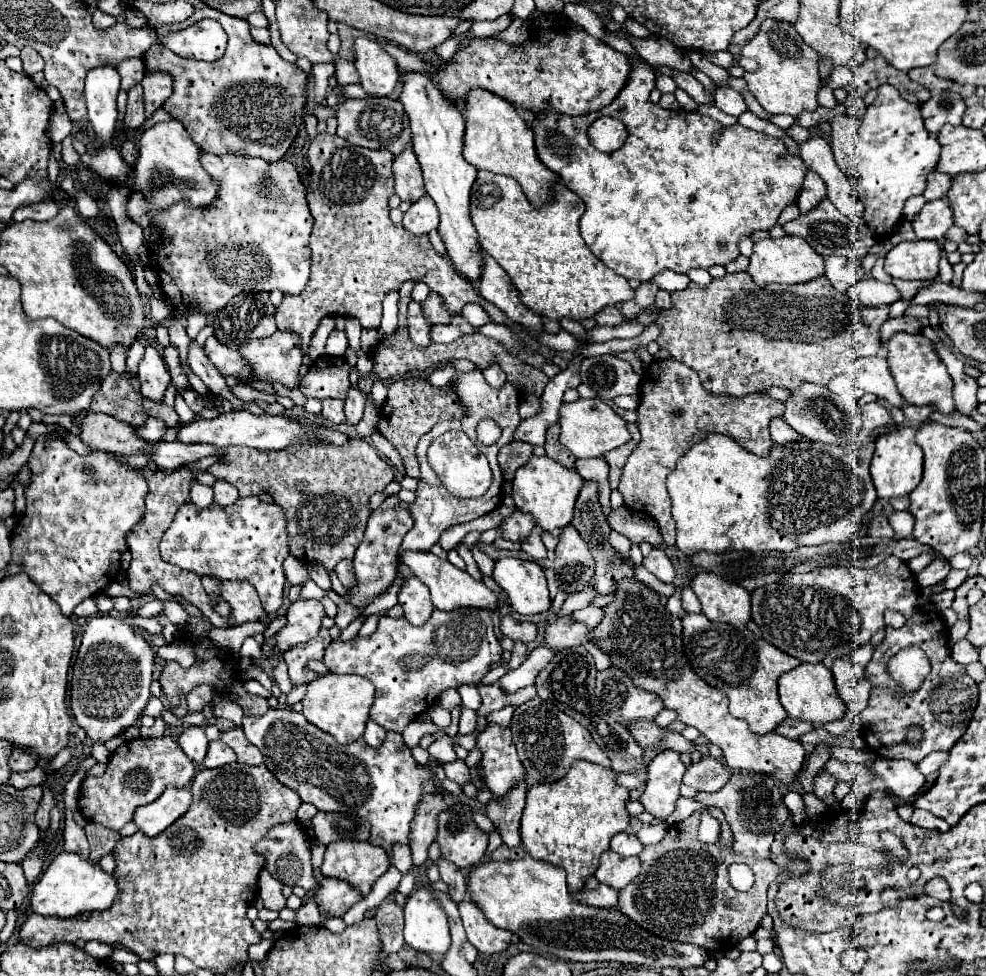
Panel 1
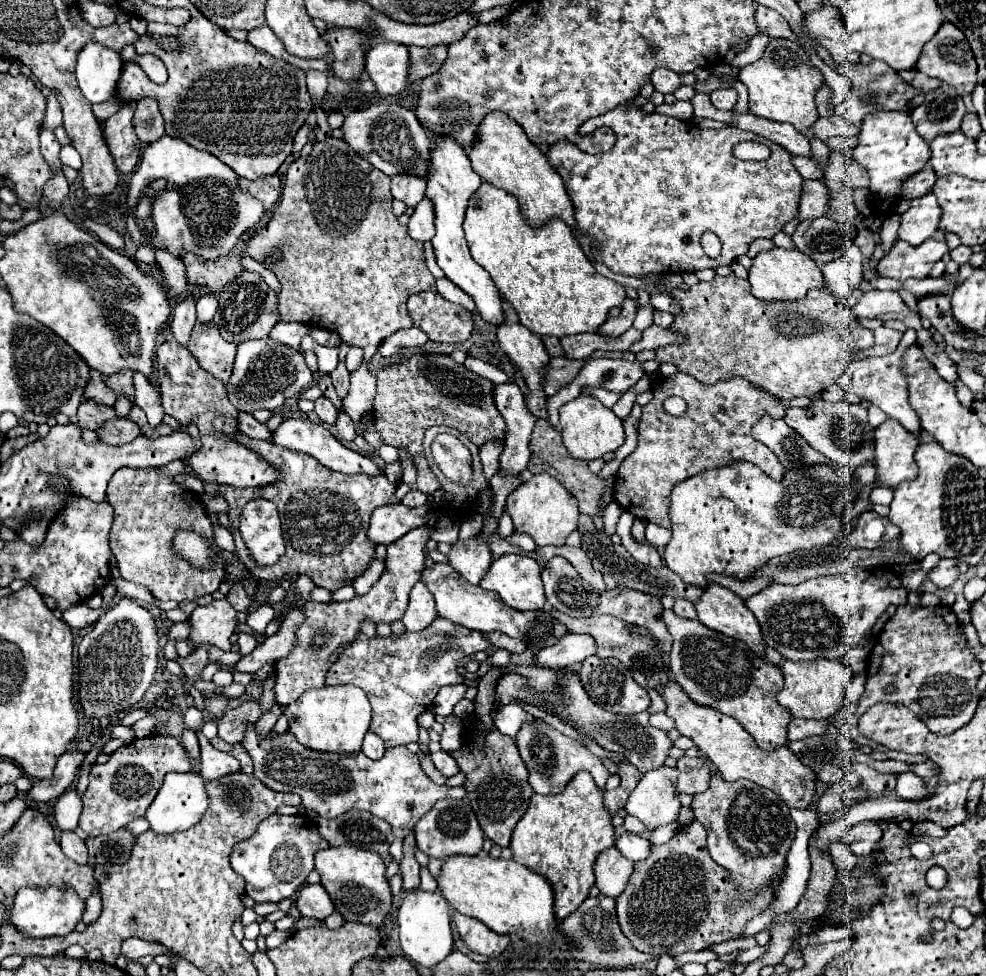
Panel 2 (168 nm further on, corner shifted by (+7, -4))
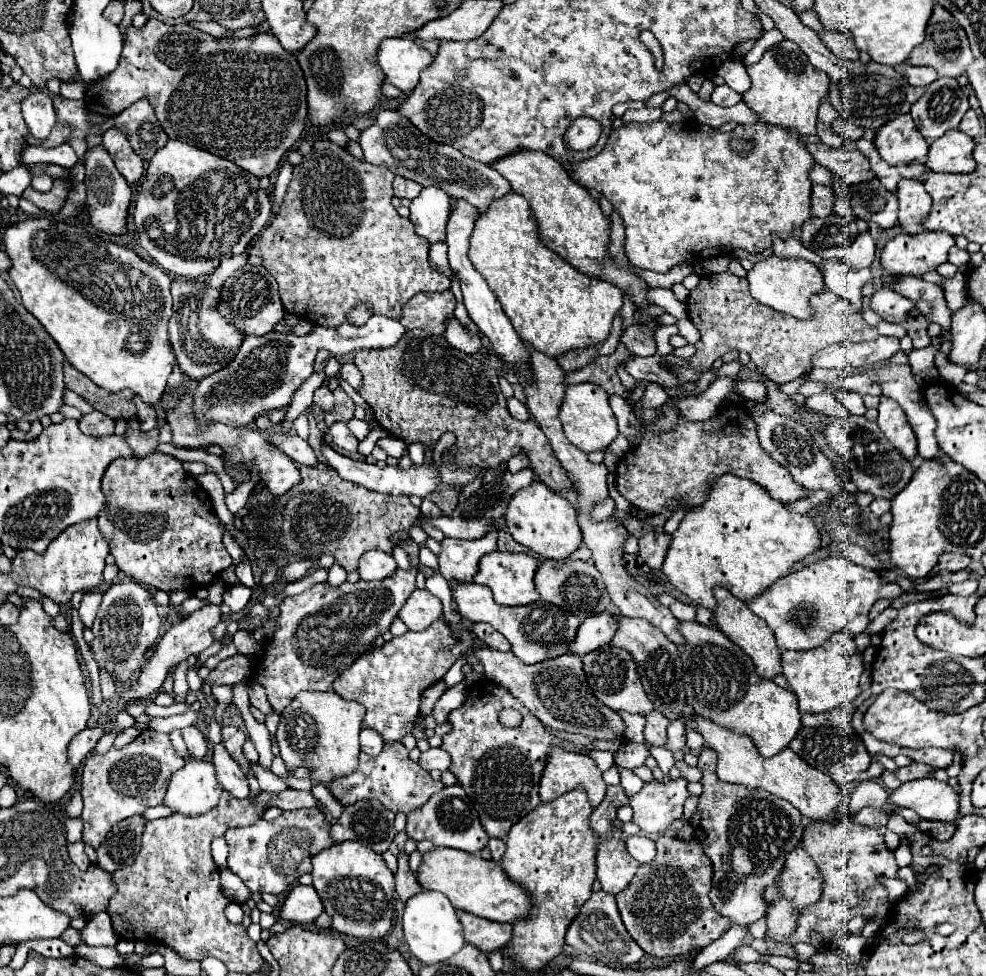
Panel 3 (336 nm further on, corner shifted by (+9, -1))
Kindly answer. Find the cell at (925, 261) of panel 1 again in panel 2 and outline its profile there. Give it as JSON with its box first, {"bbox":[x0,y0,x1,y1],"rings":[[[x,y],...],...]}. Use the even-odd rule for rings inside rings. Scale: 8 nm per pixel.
{"bbox":[877,240,949,280],"rings":[[[897,240],[889,254],[879,260],[877,272],[885,278],[907,280],[907,278],[925,278],[933,264],[941,260],[941,256],[949,252],[945,240],[927,240],[921,246],[911,246],[907,242]]]}

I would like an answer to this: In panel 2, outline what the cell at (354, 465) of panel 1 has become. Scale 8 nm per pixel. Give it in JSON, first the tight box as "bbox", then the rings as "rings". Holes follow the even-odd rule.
{"bbox":[213,432,395,592],"rings":[[[213,432],[213,438],[233,440],[247,446],[267,464],[277,468],[277,472],[281,474],[279,480],[265,486],[253,486],[253,488],[237,488],[229,484],[217,486],[219,496],[223,496],[225,502],[229,504],[227,516],[233,526],[235,540],[237,540],[239,512],[243,510],[243,504],[247,504],[247,500],[255,500],[259,496],[275,502],[275,506],[279,508],[287,552],[281,556],[279,564],[273,564],[271,568],[259,572],[263,580],[279,582],[291,574],[307,574],[311,576],[315,586],[333,592],[343,586],[343,578],[353,578],[367,570],[375,554],[375,548],[367,544],[369,516],[377,506],[391,504],[395,494],[395,486],[387,480],[385,474],[367,476],[367,474],[333,472],[329,468],[323,468],[323,464],[319,464],[315,458],[303,452],[291,452],[287,448],[273,446],[271,442],[249,438],[241,432],[235,434]]]}

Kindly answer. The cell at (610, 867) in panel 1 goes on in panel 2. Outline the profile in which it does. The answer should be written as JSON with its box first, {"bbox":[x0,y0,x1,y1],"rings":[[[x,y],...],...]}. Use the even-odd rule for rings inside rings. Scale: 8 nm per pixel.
{"bbox":[593,846,633,898],"rings":[[[613,846],[603,850],[597,856],[597,862],[593,868],[597,878],[595,886],[601,890],[601,894],[617,898],[625,890],[625,884],[633,872],[633,862],[623,858],[619,850]]]}

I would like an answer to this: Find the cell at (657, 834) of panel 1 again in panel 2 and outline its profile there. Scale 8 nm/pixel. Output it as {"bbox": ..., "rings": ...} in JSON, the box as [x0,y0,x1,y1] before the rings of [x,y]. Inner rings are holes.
{"bbox":[649,822,679,844],"rings":[[[673,822],[673,824],[669,824],[669,826],[655,828],[655,830],[651,832],[649,842],[651,842],[651,844],[665,844],[677,830],[679,830],[679,824],[677,824],[677,822]]]}

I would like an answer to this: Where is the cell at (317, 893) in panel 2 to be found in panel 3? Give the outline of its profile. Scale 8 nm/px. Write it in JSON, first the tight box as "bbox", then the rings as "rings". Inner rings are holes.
{"bbox":[279,885,323,925],"rings":[[[295,885],[289,891],[289,895],[279,911],[283,921],[299,923],[299,925],[313,923],[321,913],[323,913],[323,905],[321,905],[321,899],[317,897],[315,889],[303,887],[303,885]]]}

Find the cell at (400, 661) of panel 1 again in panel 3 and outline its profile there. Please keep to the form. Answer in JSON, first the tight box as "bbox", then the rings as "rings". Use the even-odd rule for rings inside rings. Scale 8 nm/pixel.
{"bbox":[333,617,473,741],"rings":[[[441,617],[437,619],[429,629],[425,631],[407,631],[401,637],[393,637],[389,643],[385,643],[383,647],[371,647],[369,653],[363,653],[335,683],[333,689],[337,695],[341,695],[343,699],[351,699],[361,703],[367,713],[363,717],[363,727],[377,731],[383,741],[401,741],[401,737],[411,733],[411,727],[415,723],[415,719],[419,717],[419,703],[421,703],[421,693],[431,687],[433,683],[441,681],[443,675],[447,673],[447,669],[473,645],[473,635],[471,631],[453,631],[451,625]]]}

